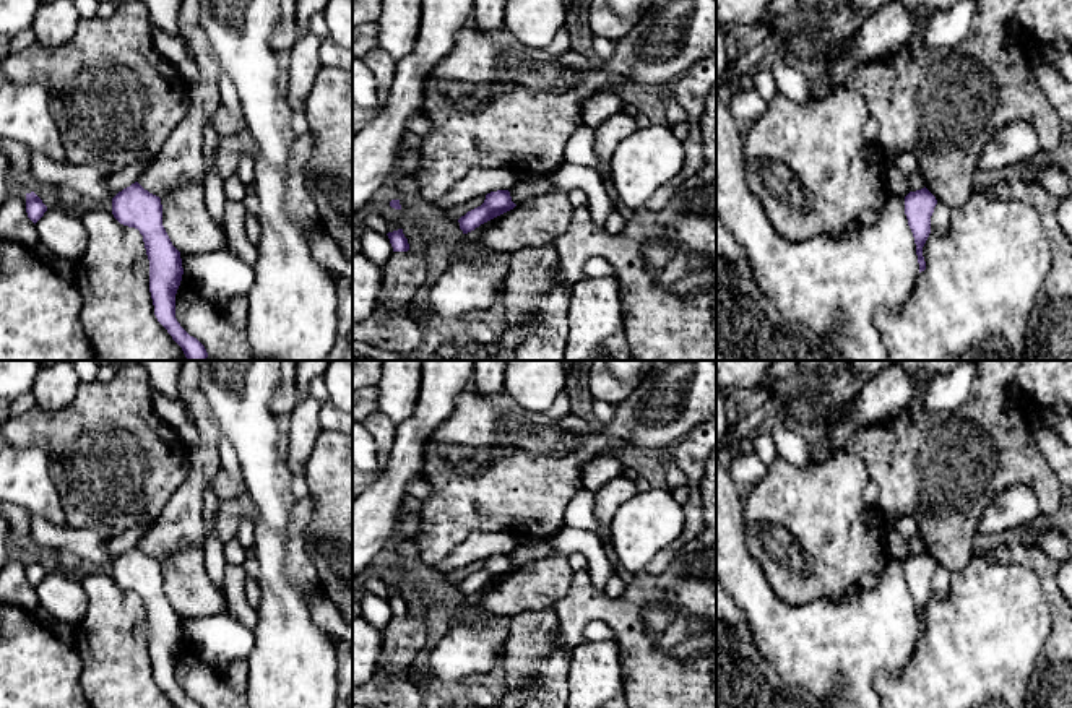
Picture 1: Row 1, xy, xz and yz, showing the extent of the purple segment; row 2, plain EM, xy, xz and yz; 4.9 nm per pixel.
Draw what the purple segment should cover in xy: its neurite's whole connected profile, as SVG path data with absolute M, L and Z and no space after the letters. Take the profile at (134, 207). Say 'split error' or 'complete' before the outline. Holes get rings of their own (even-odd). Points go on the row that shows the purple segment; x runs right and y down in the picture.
complete; M138 182L112 198L114 218L143 235L149 260L149 292L158 322L182 348L188 360L205 360L205 346L190 336L175 318L175 294L184 268L180 252L172 245L162 226L161 198L145 190Z

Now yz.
complete; M924 187L905 196L905 214L916 244L919 273L926 270L923 247L931 234L931 216L937 205L936 196Z

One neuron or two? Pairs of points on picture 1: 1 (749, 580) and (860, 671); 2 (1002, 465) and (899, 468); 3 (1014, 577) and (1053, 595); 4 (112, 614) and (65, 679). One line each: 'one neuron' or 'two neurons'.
1: one neuron
2: one neuron
3: two neurons
4: two neurons

